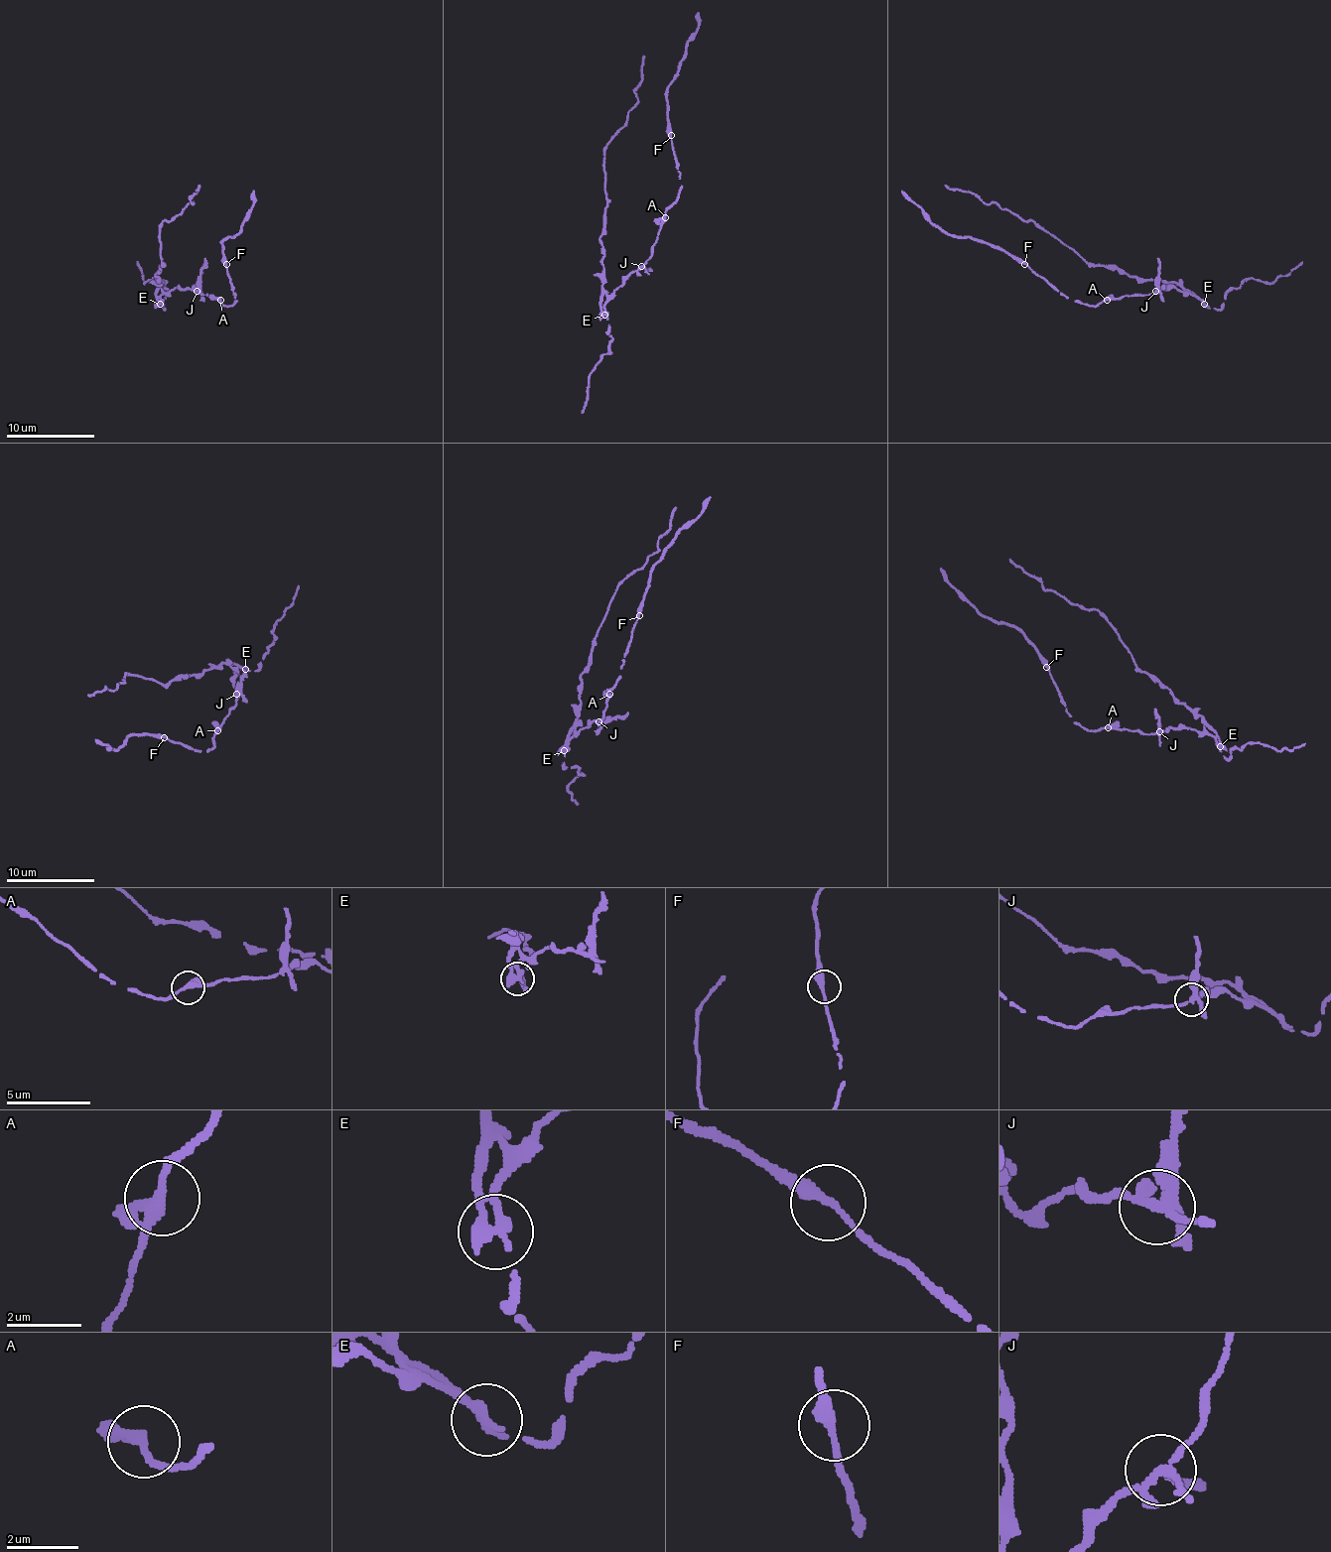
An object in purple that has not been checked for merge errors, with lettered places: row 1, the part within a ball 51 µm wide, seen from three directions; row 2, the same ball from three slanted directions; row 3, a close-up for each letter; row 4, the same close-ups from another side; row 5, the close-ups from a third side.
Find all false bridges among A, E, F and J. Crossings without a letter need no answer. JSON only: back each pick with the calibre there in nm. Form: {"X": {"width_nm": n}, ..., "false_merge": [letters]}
{"E": {"width_nm": 320}, "J": {"width_nm": 240}, "false_merge": ["E", "J"]}

